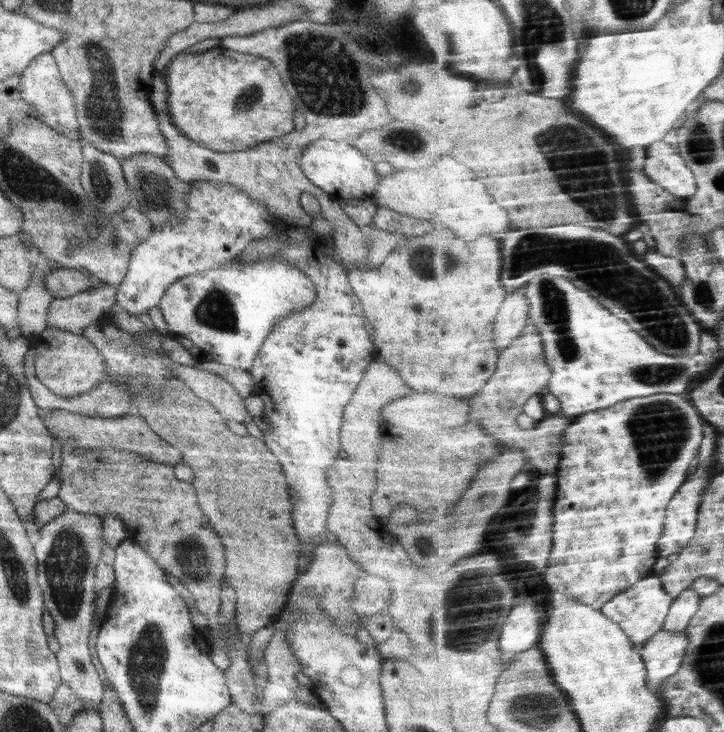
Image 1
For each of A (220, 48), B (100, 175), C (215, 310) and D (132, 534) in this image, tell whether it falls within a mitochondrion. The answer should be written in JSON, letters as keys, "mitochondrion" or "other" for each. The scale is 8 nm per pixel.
{"A":"other","B":"mitochondrion","C":"mitochondrion","D":"other"}

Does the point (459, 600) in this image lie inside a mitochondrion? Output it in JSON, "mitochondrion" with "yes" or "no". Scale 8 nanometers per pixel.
{"mitochondrion":"yes"}

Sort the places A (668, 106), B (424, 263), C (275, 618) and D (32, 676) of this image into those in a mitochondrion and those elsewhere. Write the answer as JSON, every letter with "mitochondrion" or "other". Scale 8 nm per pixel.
{"A":"other","B":"mitochondrion","C":"other","D":"other"}

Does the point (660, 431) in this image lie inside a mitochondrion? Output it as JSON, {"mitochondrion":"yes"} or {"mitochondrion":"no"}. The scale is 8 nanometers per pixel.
{"mitochondrion":"yes"}

